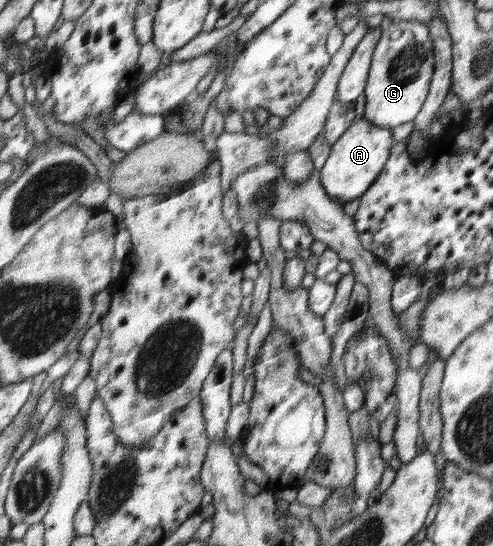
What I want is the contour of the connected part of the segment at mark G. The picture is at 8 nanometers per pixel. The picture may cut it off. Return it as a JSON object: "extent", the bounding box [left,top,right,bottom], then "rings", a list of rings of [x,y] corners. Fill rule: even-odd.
{"extent":[363,20,437,129],"rings":[[[416,20],[391,23],[381,33],[372,54],[363,92],[366,96],[365,119],[376,126],[391,129],[415,122],[429,96],[436,72],[437,59],[430,26]]]}

